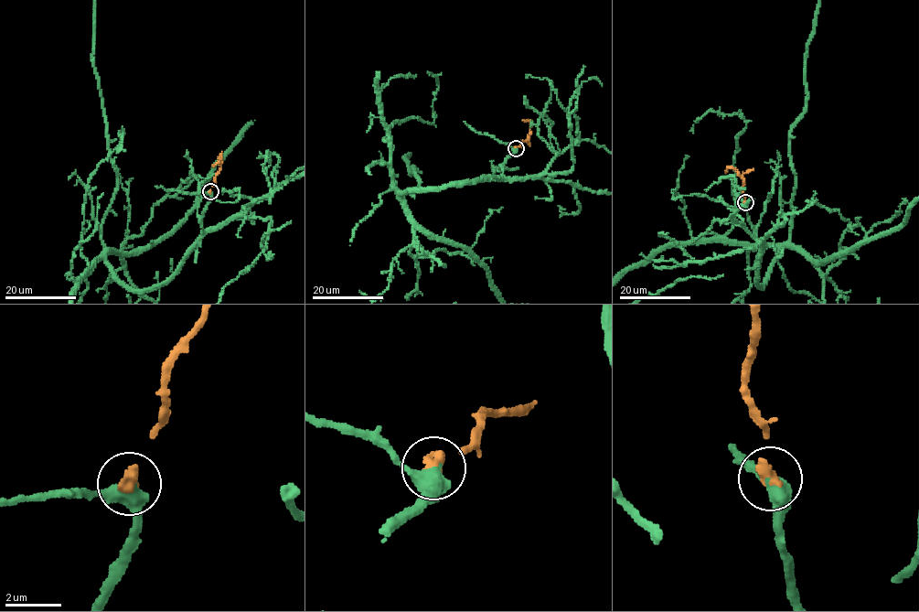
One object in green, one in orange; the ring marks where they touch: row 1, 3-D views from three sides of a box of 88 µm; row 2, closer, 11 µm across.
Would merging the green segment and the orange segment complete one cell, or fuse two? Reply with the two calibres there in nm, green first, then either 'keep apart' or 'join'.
480 nm thick on the green side, 360 nm on the other; join

